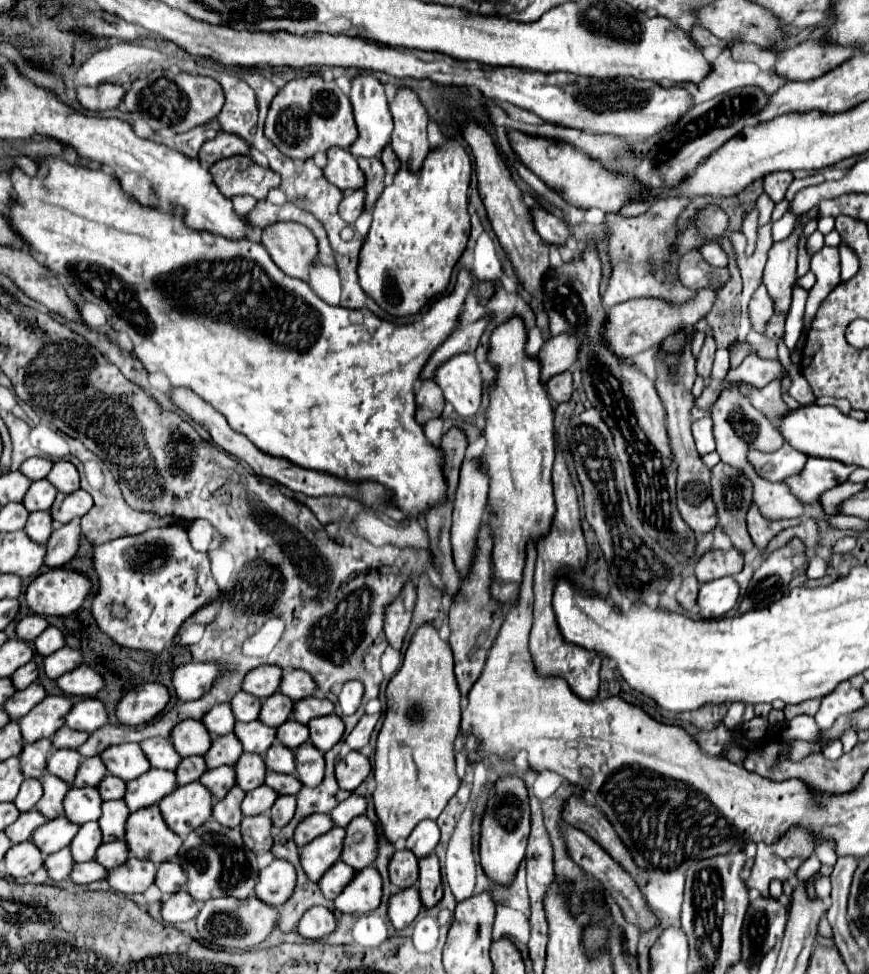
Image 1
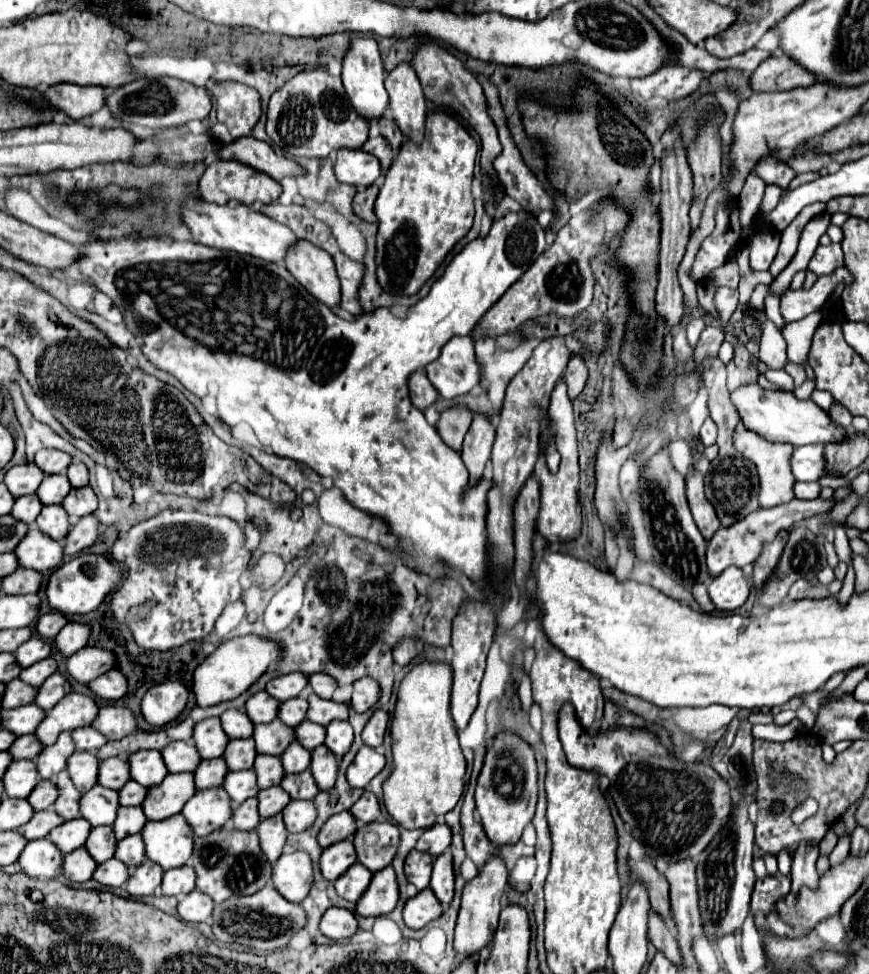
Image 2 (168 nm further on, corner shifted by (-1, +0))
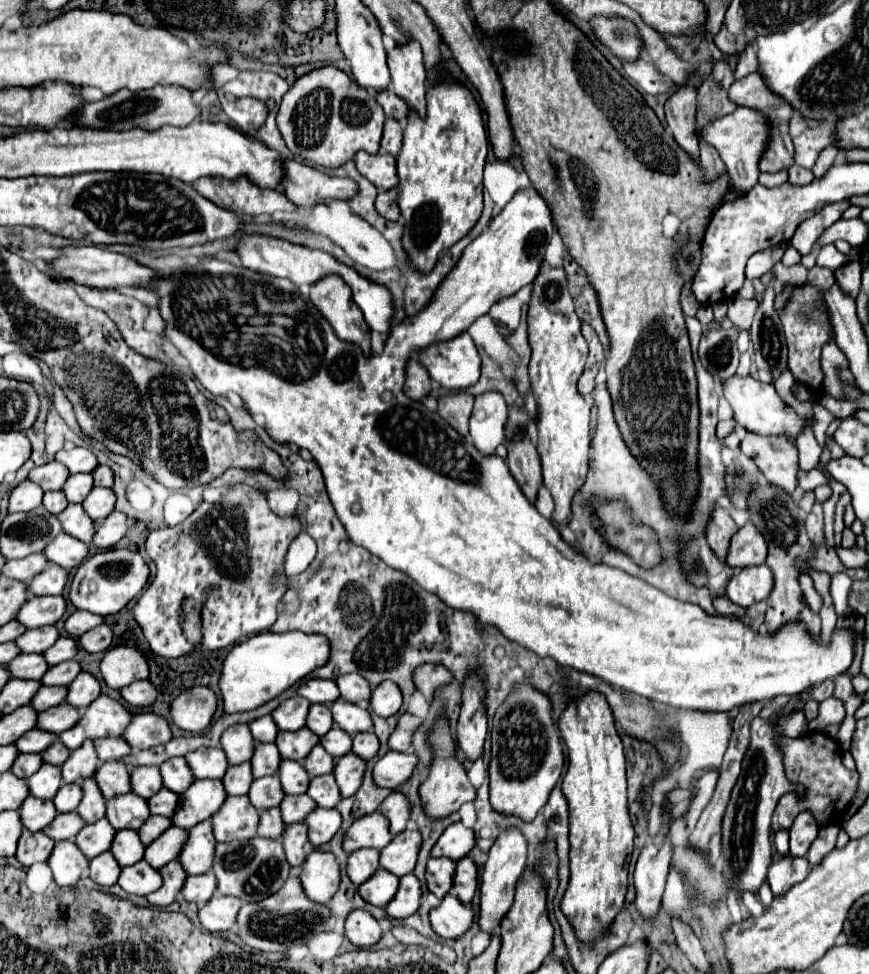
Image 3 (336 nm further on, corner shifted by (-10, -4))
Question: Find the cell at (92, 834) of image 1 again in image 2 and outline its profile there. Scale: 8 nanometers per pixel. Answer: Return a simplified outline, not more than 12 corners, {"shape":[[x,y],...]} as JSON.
{"shape":[[94,827],[88,851],[98,863],[114,857],[112,827]]}

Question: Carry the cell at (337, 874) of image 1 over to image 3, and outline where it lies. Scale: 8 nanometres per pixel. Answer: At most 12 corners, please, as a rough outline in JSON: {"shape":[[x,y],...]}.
{"shape":[[377,869],[357,887],[361,897],[383,907],[397,893],[393,873]]}

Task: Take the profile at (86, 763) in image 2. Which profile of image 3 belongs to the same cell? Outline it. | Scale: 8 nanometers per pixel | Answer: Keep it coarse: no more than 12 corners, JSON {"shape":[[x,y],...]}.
{"shape":[[121,761],[101,763],[93,779],[105,799],[131,791]]}

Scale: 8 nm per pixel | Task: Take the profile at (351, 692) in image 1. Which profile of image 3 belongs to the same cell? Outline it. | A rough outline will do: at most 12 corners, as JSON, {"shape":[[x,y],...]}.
{"shape":[[383,681],[371,693],[371,709],[391,717],[401,707],[401,691]]}

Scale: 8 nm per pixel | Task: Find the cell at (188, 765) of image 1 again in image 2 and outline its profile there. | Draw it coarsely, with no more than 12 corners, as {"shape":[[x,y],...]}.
{"shape":[[224,757],[204,759],[194,771],[198,789],[222,787]]}

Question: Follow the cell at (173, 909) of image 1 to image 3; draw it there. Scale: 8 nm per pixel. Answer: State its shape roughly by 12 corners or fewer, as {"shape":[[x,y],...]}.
{"shape":[[213,895],[199,907],[211,933],[229,931],[241,907],[237,897]]}

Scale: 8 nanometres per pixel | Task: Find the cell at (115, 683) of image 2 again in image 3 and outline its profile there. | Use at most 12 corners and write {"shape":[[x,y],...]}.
{"shape":[[135,681],[121,689],[121,697],[133,707],[149,707],[155,687]]}

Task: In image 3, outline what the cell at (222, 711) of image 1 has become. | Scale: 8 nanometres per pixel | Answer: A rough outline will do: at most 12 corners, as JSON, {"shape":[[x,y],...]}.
{"shape":[[269,715],[253,719],[249,731],[255,741],[275,741],[277,725]]}

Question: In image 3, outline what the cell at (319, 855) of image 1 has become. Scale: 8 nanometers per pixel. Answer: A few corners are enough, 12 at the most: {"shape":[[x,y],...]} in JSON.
{"shape":[[357,849],[347,857],[355,885],[379,867],[377,849]]}

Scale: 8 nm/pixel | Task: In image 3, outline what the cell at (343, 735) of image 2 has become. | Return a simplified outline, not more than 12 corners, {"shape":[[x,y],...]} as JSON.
{"shape":[[373,731],[353,735],[351,753],[371,759],[379,751]]}

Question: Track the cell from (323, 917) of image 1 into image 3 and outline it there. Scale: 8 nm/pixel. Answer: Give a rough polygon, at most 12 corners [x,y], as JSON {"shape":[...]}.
{"shape":[[363,909],[345,919],[345,937],[357,947],[373,947],[383,929]]}

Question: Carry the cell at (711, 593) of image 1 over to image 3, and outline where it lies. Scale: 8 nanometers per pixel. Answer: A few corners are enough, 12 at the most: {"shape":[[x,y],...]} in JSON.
{"shape":[[767,565],[739,569],[725,595],[747,609],[773,589]]}

